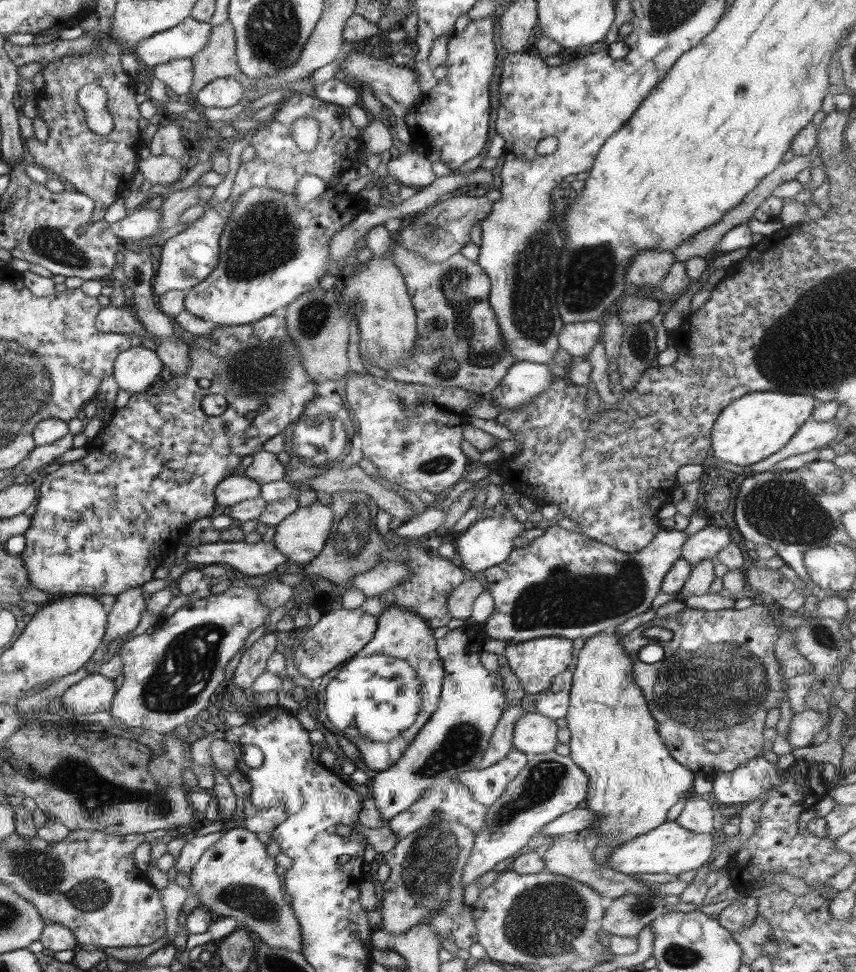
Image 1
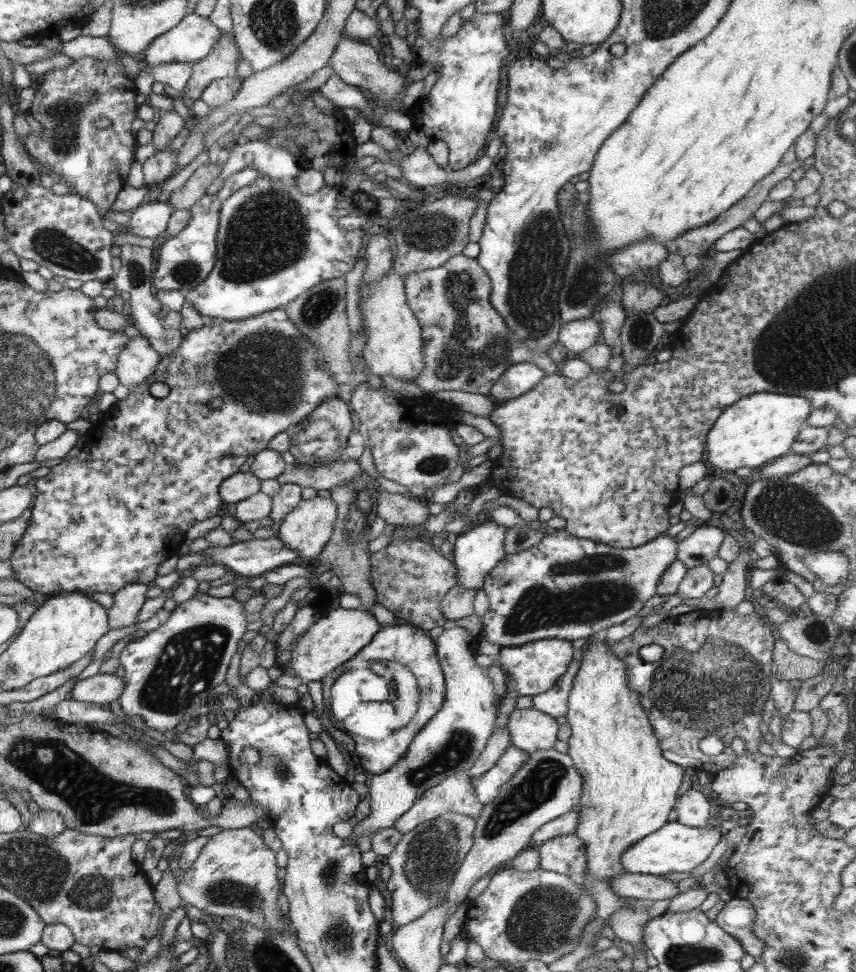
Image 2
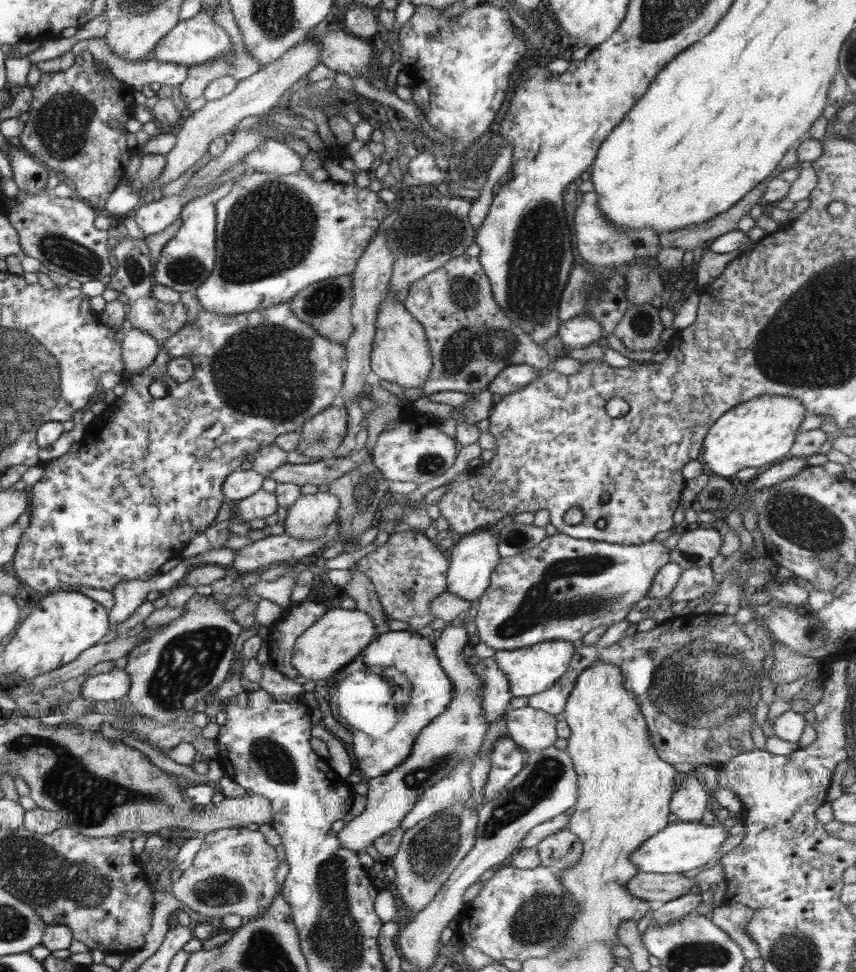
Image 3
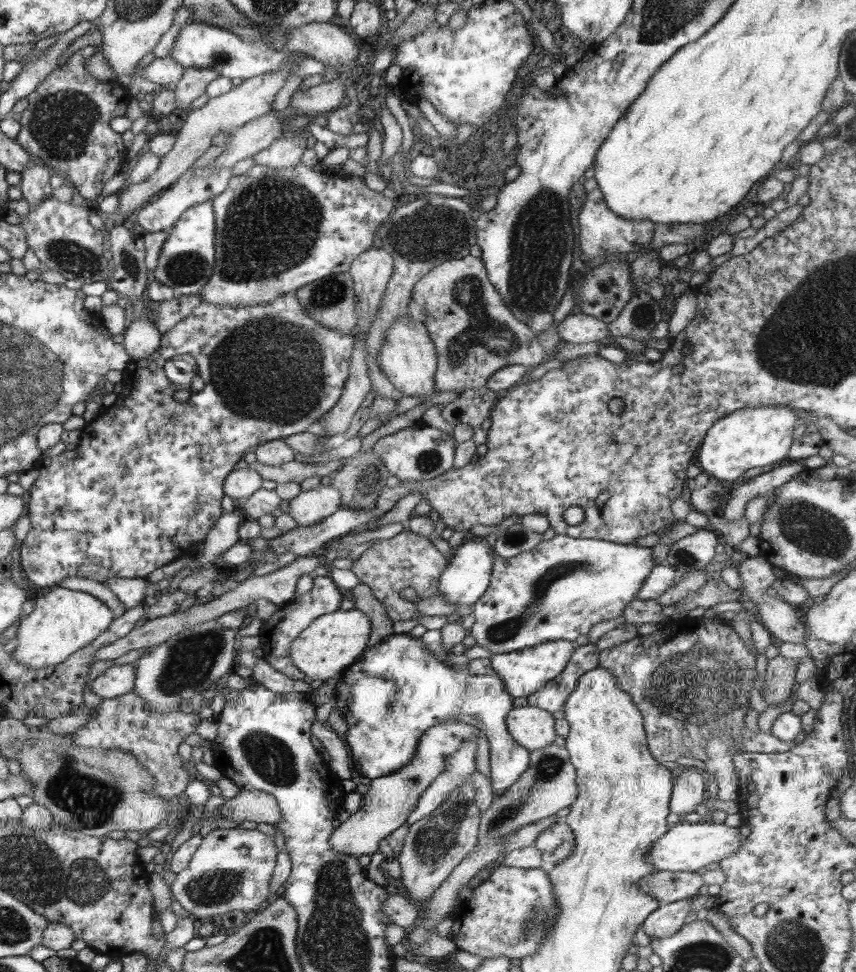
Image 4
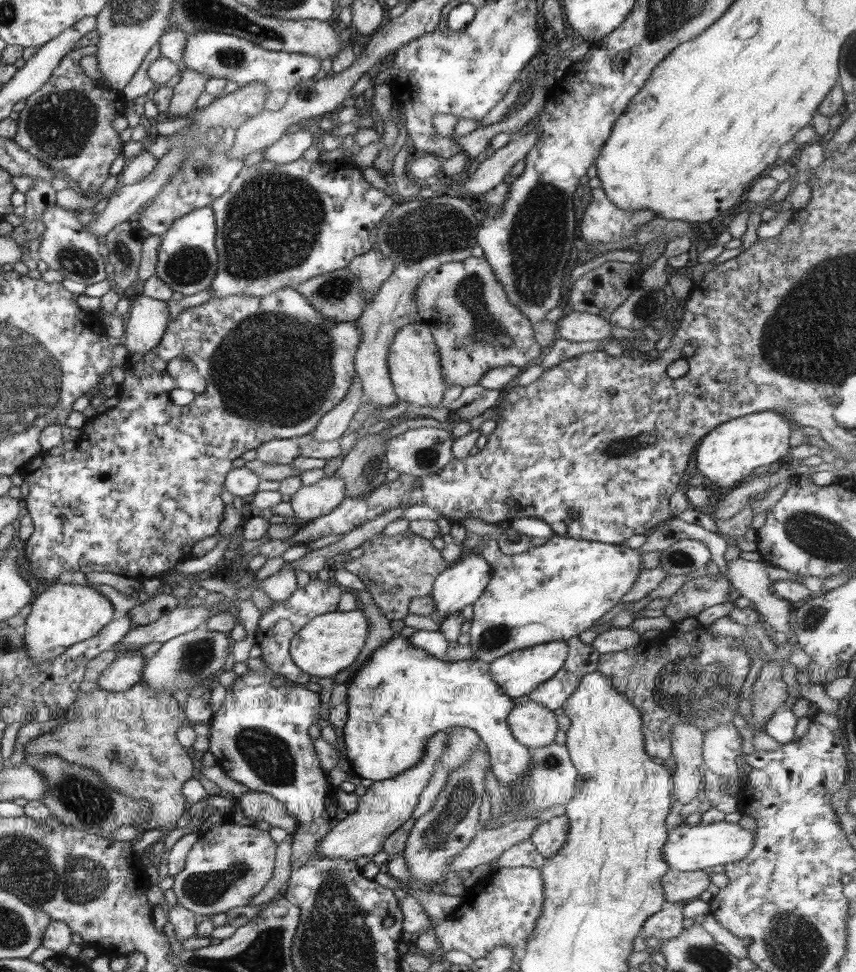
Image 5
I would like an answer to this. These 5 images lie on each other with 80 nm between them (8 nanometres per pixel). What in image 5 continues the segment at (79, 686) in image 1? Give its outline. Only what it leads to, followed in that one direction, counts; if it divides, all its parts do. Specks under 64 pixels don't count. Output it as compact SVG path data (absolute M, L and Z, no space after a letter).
M124 651L114 662L103 670L99 676L99 688L106 692L124 692L130 690L137 682L141 682L142 671L146 659Z

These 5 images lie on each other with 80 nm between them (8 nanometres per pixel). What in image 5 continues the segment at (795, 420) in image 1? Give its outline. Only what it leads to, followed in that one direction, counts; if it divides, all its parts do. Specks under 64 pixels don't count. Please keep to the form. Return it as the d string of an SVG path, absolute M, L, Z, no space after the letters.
M760 411L720 423L695 448L695 468L708 484L717 488L734 488L752 470L777 462L790 450L790 432L794 424L784 414Z

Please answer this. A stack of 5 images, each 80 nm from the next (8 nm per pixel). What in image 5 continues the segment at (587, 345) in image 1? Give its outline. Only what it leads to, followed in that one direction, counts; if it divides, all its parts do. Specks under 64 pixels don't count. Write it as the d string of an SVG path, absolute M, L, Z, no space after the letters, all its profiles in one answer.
M568 310L556 324L559 338L569 342L594 342L611 337L612 325L596 314Z

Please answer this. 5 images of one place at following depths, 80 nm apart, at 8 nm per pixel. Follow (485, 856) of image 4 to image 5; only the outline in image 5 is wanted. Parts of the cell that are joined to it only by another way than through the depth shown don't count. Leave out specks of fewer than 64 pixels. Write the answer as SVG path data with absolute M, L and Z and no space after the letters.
M554 742L548 746L529 749L529 753L531 754L533 769L529 774L528 784L524 786L524 811L526 812L518 814L518 812L505 810L494 822L488 820L486 829L496 829L506 823L524 819L524 815L530 815L530 813L536 813L536 811L542 811L542 809L544 809L544 814L549 813L552 806L566 805L574 797L574 784L578 771L571 761L568 749L564 745Z

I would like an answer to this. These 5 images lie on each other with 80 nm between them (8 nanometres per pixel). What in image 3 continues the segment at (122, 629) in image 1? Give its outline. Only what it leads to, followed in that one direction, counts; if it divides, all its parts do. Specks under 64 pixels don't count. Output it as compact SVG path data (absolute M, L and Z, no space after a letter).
M153 579L122 580L120 585L112 589L115 600L114 606L109 610L109 623L111 626L126 620L136 609L147 601L147 594L153 590L144 588L142 582L154 582Z

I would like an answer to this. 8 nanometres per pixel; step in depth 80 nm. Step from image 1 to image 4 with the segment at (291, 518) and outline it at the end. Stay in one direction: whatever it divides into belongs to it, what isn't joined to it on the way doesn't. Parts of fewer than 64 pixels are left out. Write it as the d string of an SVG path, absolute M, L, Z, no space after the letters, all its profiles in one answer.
M320 485L312 490L303 490L289 501L288 513L294 518L298 526L312 526L332 516L341 507L341 494L339 490L330 485Z

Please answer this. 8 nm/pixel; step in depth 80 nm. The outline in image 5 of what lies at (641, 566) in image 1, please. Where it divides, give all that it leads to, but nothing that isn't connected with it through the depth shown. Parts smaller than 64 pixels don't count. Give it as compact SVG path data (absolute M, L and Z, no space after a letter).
M556 534L543 545L532 545L522 554L512 556L500 551L496 540L492 538L485 542L480 553L491 566L491 579L484 593L472 606L469 644L476 651L474 659L489 663L513 650L527 649L545 642L567 641L580 632L594 629L594 622L598 622L621 602L644 569L641 549Z

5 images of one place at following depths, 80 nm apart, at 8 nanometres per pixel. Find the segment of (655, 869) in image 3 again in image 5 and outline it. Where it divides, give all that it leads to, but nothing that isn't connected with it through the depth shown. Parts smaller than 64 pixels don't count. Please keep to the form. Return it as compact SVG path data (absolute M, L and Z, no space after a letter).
M716 822L714 824L698 824L697 826L680 825L674 828L674 831L669 834L662 855L664 862L671 869L677 871L704 871L706 868L732 864L732 862L740 862L744 860L754 845L756 838L756 830L744 830L739 824L726 822Z

